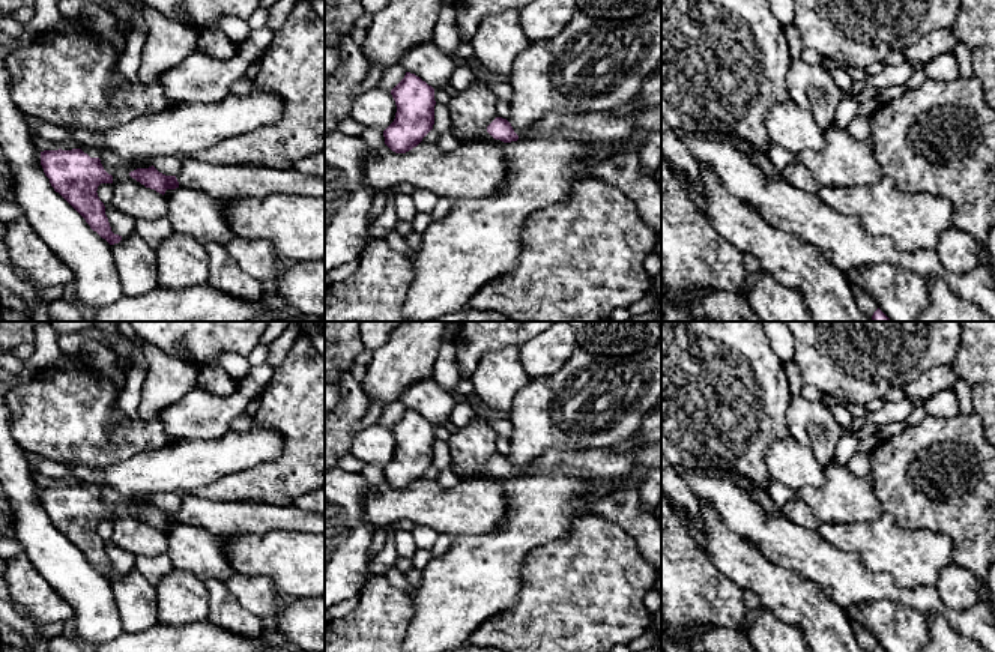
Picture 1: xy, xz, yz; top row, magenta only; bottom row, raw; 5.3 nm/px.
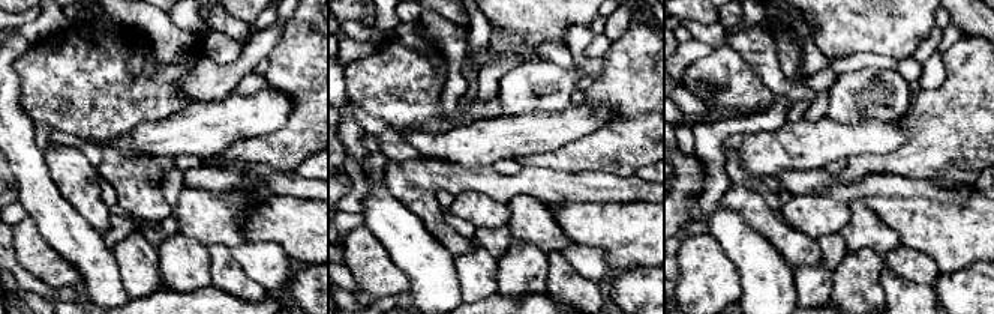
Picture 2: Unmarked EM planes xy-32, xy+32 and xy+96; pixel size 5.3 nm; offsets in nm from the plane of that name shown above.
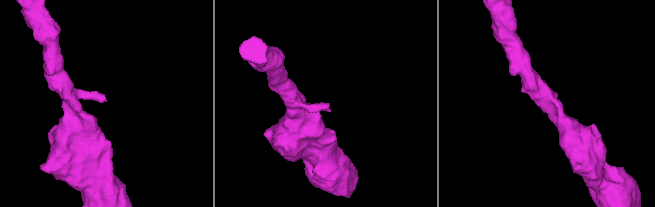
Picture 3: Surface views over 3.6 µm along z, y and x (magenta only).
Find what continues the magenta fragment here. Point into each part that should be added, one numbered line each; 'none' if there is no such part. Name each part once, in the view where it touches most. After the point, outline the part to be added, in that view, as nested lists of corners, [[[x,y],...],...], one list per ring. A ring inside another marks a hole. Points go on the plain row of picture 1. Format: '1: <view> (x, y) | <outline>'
1: xy (232, 519) | [[[186,494],[182,497],[176,515],[179,523],[230,536],[266,533],[271,530],[325,535],[325,514],[305,512],[295,505],[277,506],[263,502],[216,502]]]

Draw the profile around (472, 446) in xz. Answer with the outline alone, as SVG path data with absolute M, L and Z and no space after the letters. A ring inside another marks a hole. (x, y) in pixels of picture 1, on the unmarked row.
M476 413L476 418L466 427L451 433L448 445L451 454L451 470L463 479L494 476L487 463L496 455L498 433L493 421Z

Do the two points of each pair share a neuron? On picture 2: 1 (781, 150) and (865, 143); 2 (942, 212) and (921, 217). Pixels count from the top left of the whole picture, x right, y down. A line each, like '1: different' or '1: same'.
1: same
2: same

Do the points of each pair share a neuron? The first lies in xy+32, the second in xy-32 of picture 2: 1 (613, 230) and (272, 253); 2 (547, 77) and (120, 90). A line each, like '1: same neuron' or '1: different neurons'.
1: different neurons
2: different neurons

